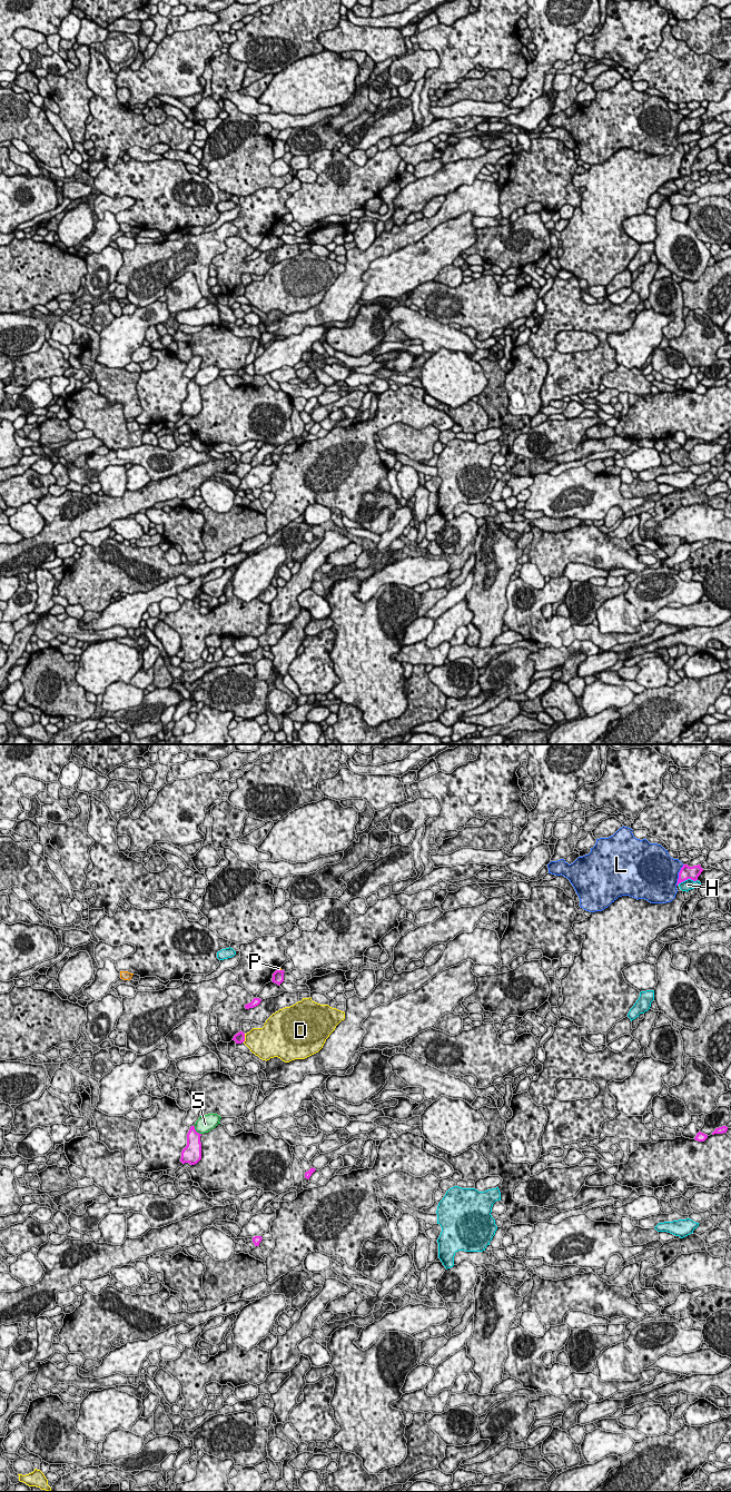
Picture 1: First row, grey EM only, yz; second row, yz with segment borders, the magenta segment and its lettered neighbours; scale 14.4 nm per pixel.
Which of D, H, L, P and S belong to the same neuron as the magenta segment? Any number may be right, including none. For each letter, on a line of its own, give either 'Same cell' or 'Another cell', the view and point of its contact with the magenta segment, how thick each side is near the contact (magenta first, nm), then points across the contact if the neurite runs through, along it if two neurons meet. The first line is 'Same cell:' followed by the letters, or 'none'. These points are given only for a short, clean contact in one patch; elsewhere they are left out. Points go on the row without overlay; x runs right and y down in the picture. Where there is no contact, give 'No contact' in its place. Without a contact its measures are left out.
Same cell: none
D: Another cell. Touches magenta at yz (244, 290). Thickness 140 nm (magenta) against 400 nm
H: Another cell. Touches magenta at yz (687, 131). Thickness 190 nm (magenta) against 160 nm
L: Another cell. Touches magenta at yz (679, 127). Thickness 190 nm (magenta) against 480 nm
P: Another cell. Touches magenta at yz (279, 223). Thickness 160 nm (magenta) against 30 nm. Boundary: yz (277, 221), (280, 223)
S: Another cell. Touches magenta at yz (195, 383). Thickness 220 nm (magenta) against 240 nm

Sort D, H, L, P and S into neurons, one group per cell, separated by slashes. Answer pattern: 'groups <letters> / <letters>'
groups D / H L / P / S

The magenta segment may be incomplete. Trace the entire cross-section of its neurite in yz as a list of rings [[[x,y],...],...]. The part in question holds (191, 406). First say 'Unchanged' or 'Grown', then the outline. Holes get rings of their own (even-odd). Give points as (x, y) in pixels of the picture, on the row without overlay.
Unchanged. [[[191,378],[187,386],[187,398],[181,404],[180,414],[190,417],[197,416],[201,412],[201,386],[197,385],[195,378]]]

